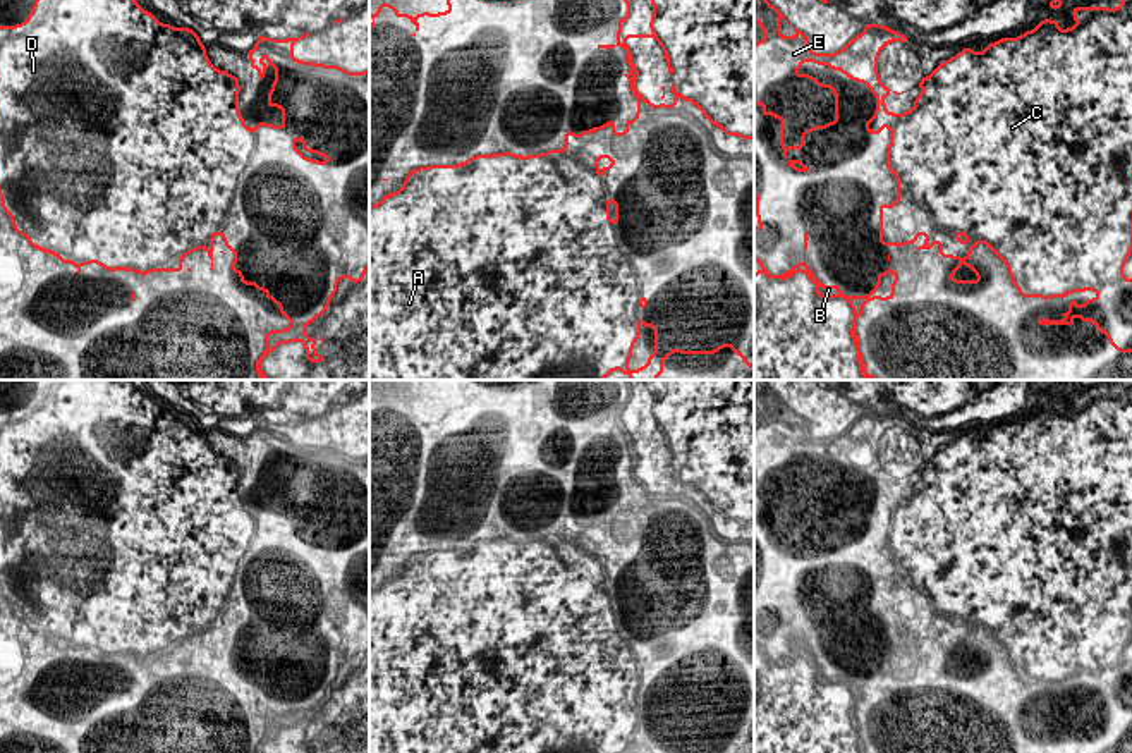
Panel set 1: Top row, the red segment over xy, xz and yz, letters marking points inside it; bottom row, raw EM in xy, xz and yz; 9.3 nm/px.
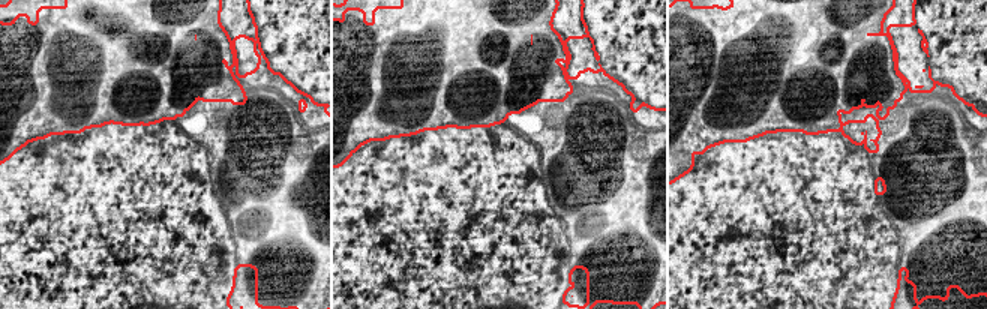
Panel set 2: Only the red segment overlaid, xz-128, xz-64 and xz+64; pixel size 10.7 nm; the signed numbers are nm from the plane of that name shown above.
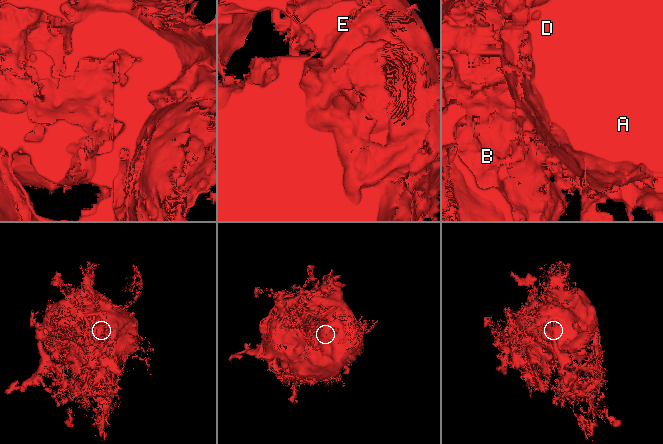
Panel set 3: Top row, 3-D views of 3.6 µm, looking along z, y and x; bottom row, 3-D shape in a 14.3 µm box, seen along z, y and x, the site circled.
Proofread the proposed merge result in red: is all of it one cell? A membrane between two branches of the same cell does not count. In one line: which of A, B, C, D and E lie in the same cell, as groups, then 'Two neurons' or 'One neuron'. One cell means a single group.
Groups: A B C D E. One neuron

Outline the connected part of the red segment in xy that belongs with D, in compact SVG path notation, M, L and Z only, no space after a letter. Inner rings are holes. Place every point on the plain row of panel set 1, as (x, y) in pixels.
M40 380L34 385L33 397L15 411L0 411L0 586L3 597L12 603L15 619L22 619L29 631L43 638L55 640L60 648L72 648L81 658L82 650L98 648L105 655L134 657L148 660L153 657L180 657L182 645L196 634L206 634L213 655L213 622L220 619L227 634L235 643L232 657L240 660L240 669L254 670L265 676L266 684L280 691L280 700L287 701L290 712L266 717L266 732L256 746L263 753L263 744L275 738L278 729L292 725L304 727L304 741L314 748L325 746L313 731L321 725L307 722L307 710L321 701L330 691L342 662L359 669L369 655L369 454L366 457L349 457L338 450L304 447L294 442L294 428L311 421L273 425L258 421L256 430L247 435L251 456L259 454L261 466L268 452L275 452L275 468L268 478L268 492L282 493L283 511L258 507L251 516L239 495L239 464L227 456L216 454L199 421L189 413L175 414L172 409L161 409L156 401L144 395L132 380ZM295 524L304 536L326 542L326 547L306 543L297 533Z

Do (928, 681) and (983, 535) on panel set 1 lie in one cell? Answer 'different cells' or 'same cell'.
same cell

